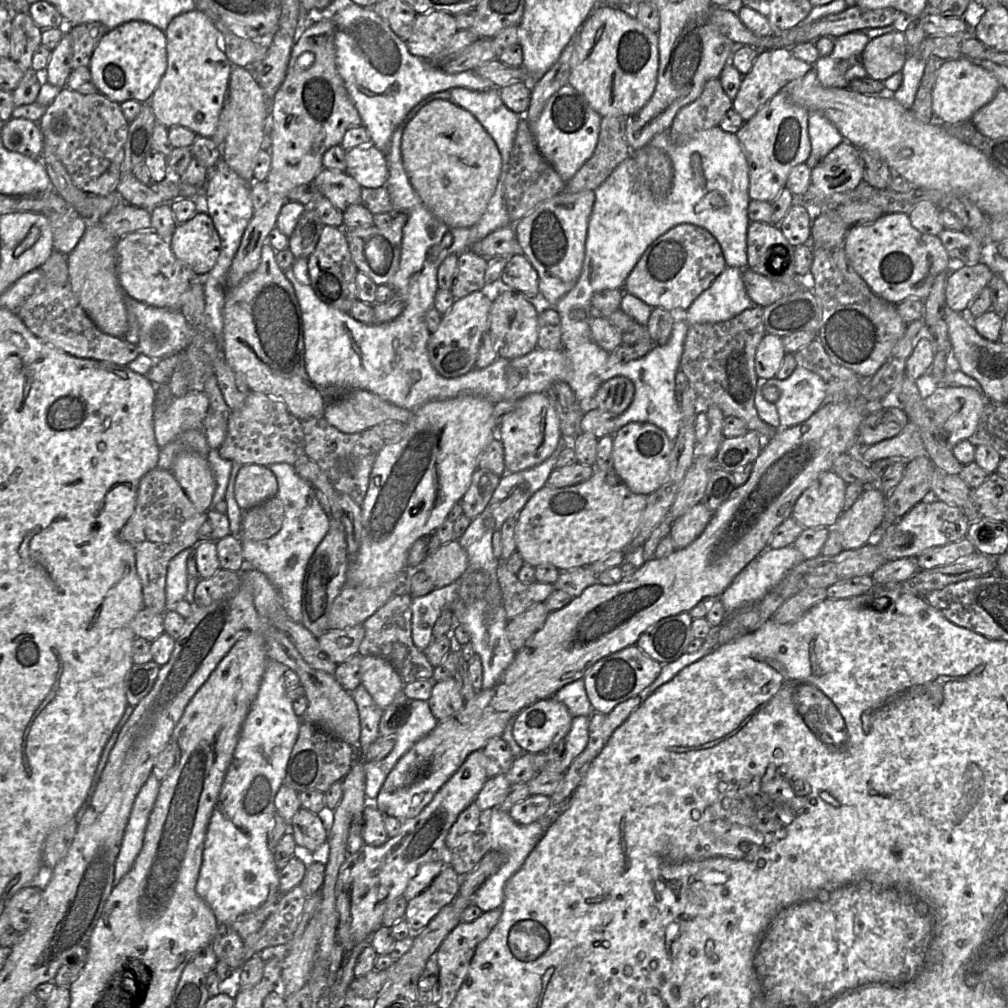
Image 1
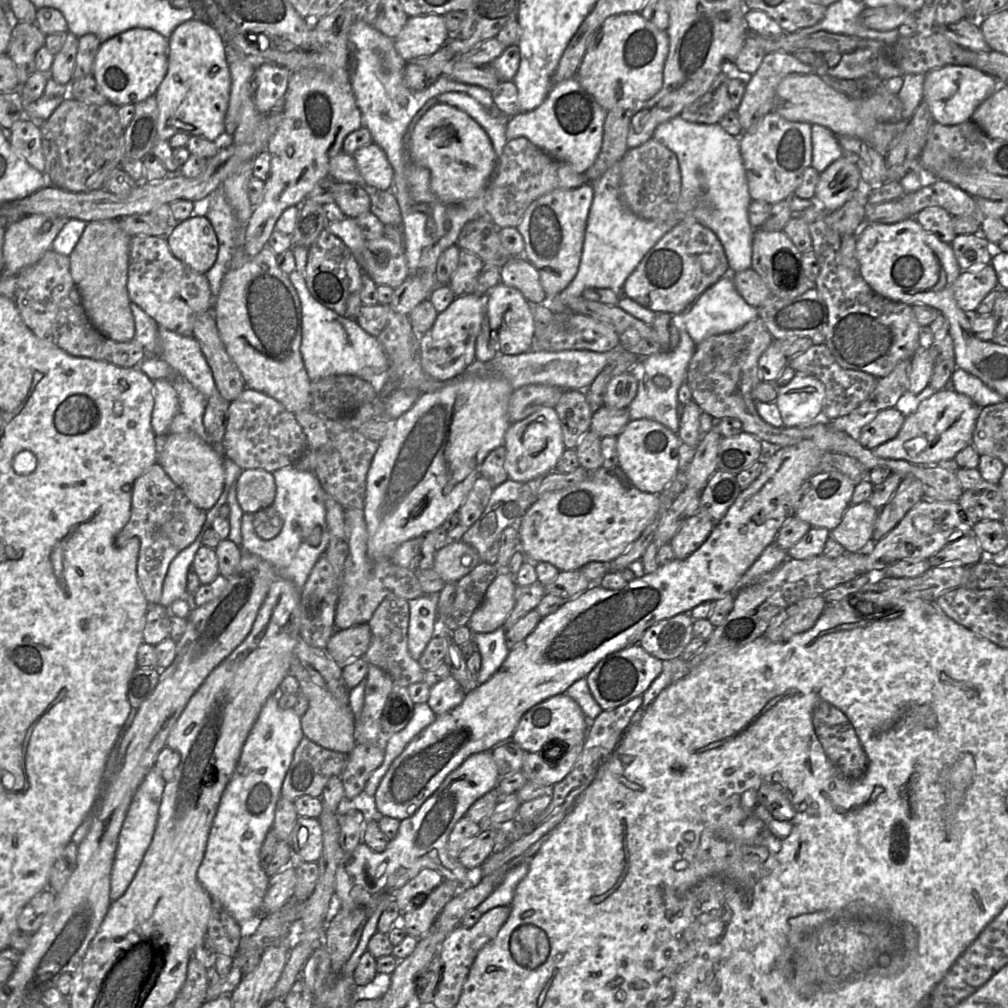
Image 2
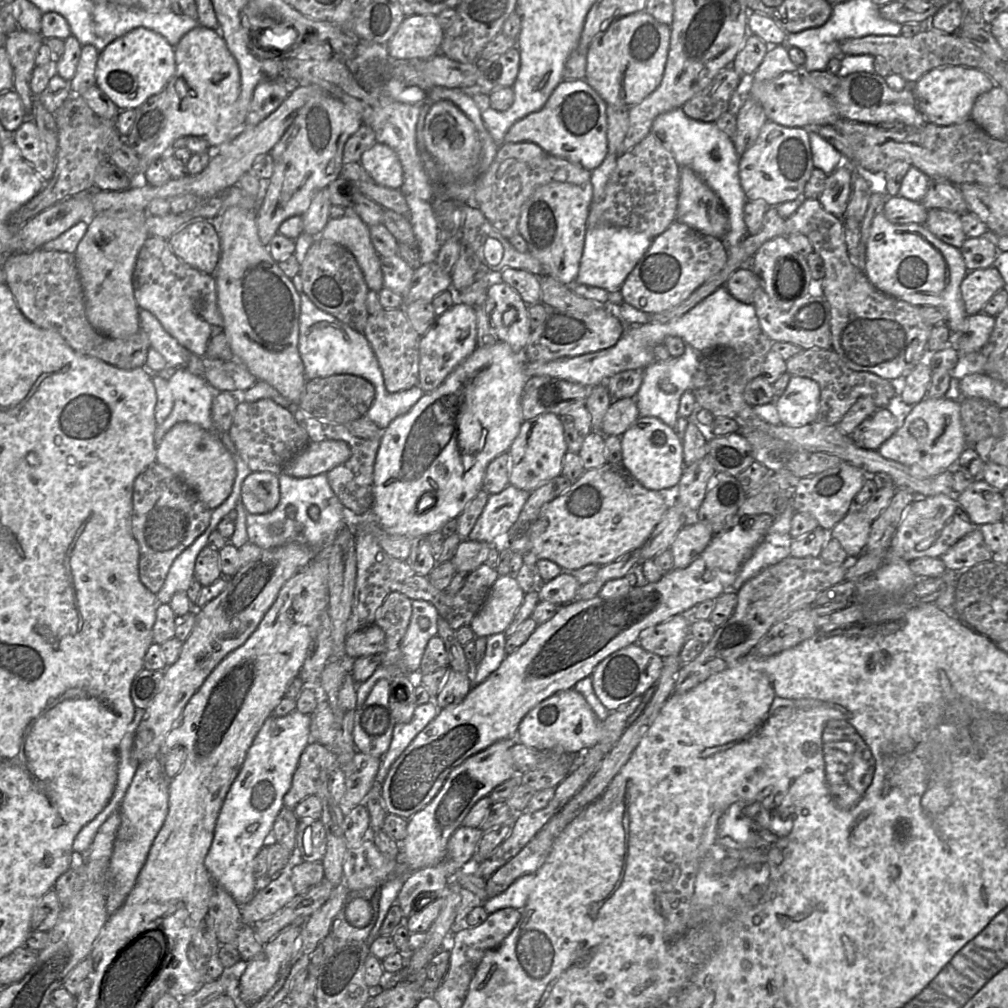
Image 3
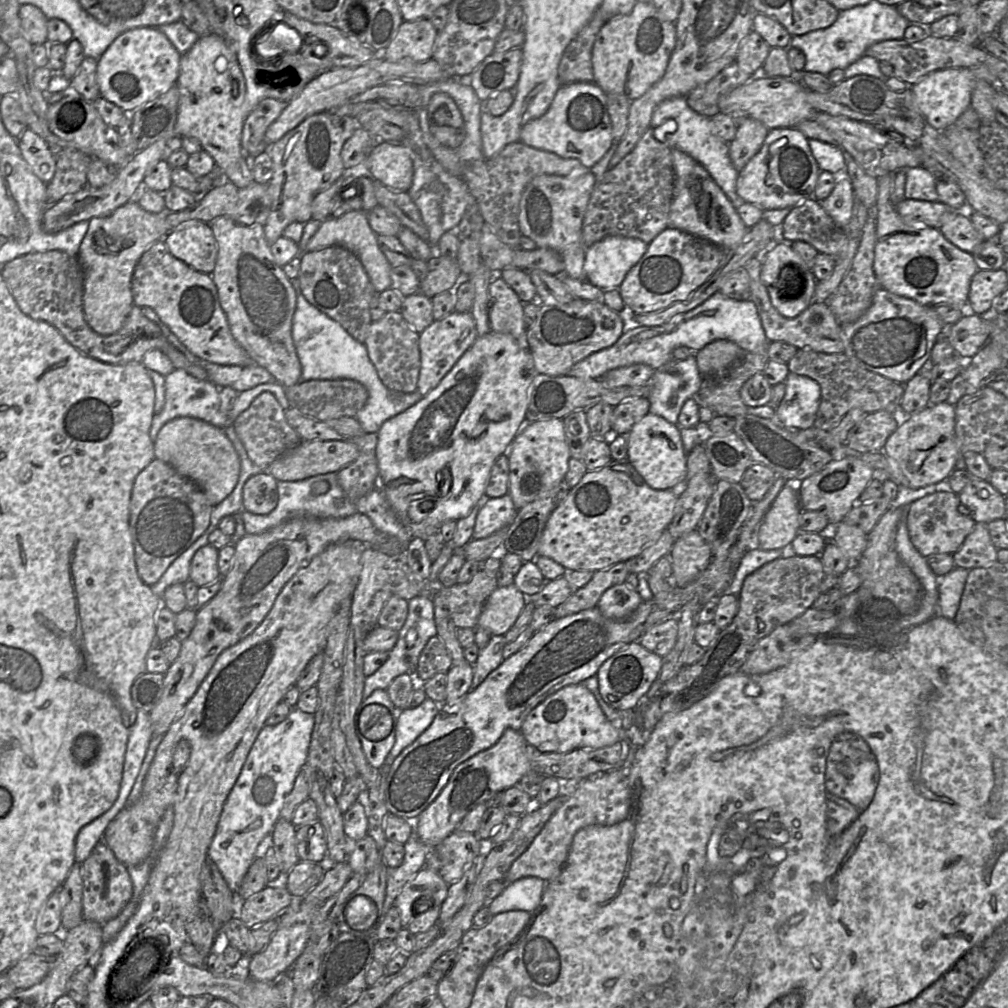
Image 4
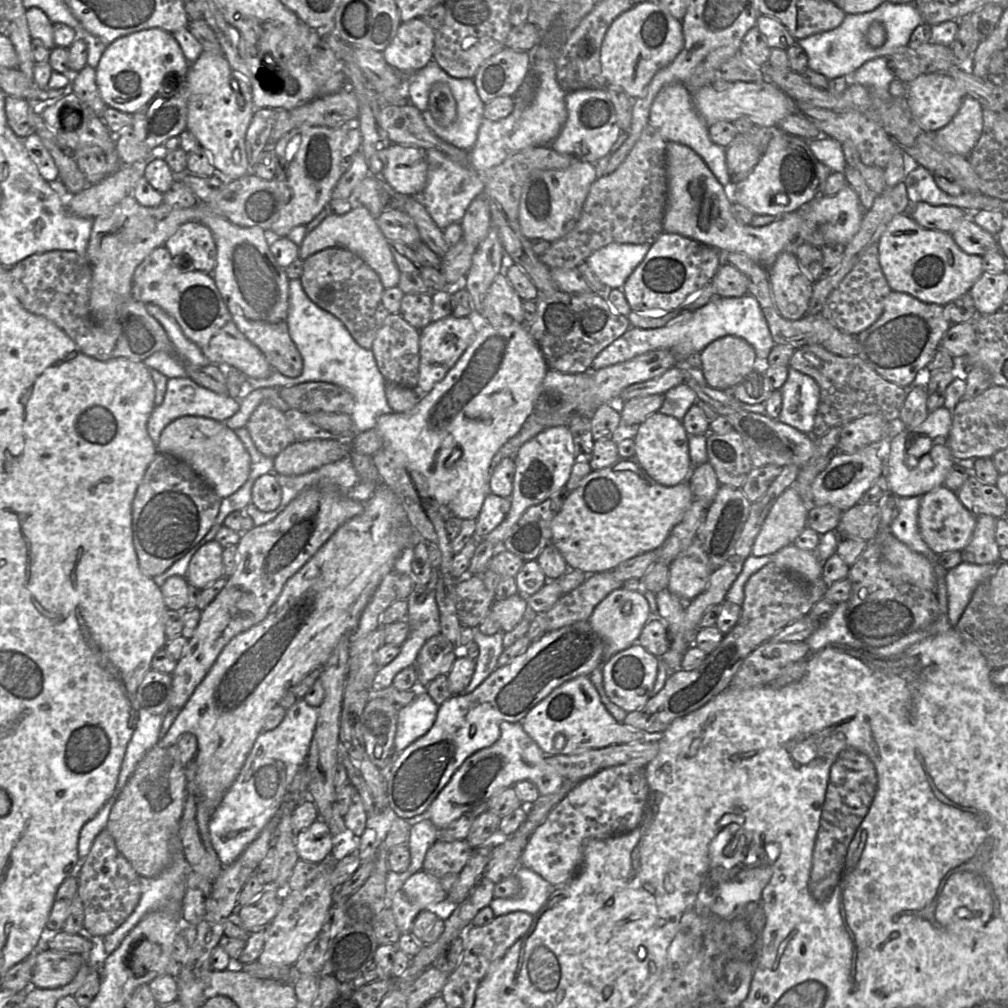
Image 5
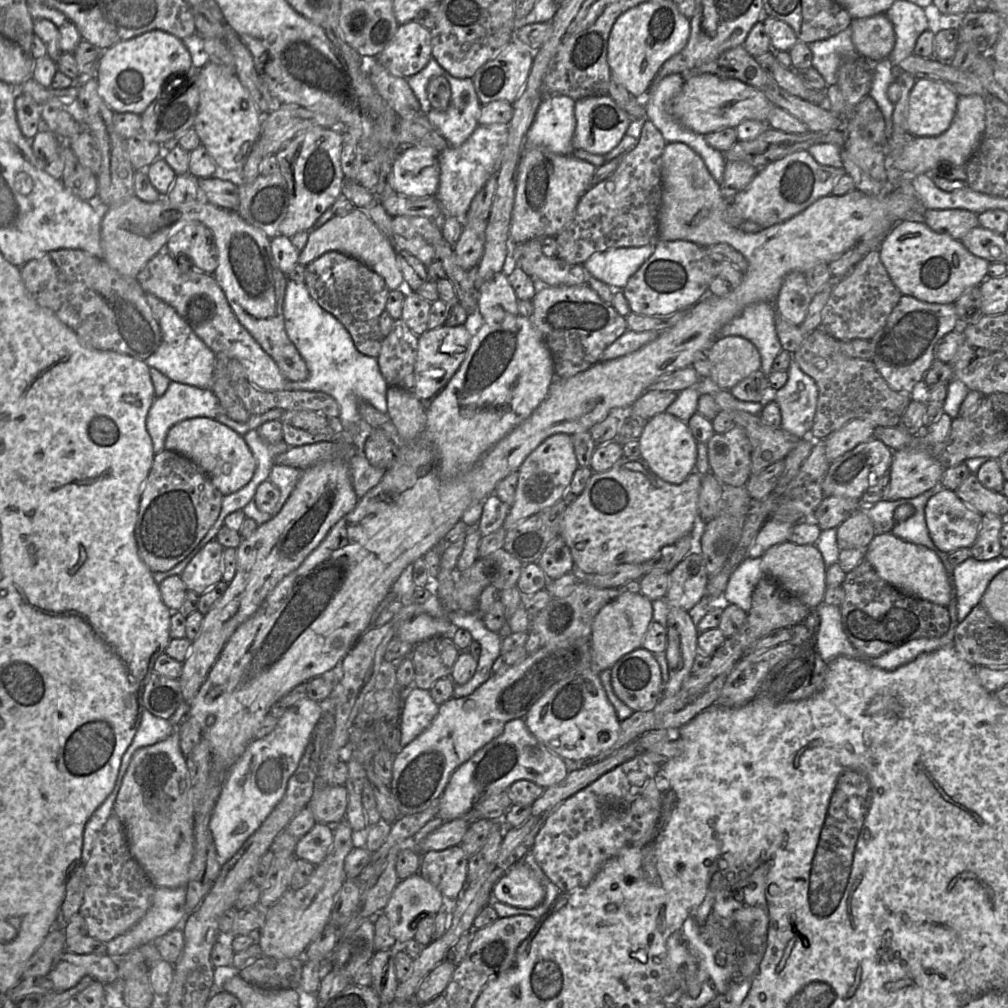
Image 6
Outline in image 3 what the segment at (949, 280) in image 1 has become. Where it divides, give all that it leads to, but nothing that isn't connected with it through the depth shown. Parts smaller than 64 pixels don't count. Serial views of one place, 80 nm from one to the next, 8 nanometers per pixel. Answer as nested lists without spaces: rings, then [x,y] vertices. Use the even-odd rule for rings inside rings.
[[[994,266],[968,271],[960,285],[967,316],[981,313],[987,301],[1004,286],[1002,275]]]

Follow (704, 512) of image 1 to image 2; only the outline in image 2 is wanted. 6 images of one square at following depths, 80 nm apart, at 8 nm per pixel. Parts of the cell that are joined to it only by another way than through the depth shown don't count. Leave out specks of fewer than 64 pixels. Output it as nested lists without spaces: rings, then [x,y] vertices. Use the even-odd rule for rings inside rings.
[[[699,511],[688,518],[670,541],[674,558],[683,560],[690,556],[705,542],[713,527],[713,521]]]

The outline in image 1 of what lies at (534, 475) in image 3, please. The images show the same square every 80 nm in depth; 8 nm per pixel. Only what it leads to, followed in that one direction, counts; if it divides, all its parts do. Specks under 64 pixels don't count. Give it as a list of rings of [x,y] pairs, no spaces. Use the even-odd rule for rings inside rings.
[[[544,392],[532,393],[517,401],[515,409],[498,428],[498,438],[504,449],[506,473],[520,472],[539,465],[556,450],[561,431],[555,407]]]

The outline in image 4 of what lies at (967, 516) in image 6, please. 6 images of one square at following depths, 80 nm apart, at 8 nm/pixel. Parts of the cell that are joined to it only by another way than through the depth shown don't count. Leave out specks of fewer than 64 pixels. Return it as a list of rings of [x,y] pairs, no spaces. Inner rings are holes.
[[[946,487],[910,501],[906,508],[906,523],[912,544],[924,557],[937,554],[953,555],[971,533],[976,522],[970,517],[958,497]]]

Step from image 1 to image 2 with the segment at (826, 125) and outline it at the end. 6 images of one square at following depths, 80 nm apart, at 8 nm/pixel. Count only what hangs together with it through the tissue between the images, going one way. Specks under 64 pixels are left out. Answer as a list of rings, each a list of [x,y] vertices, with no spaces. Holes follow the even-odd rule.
[[[811,125],[811,143],[812,161],[810,166],[819,173],[843,156],[837,136],[824,126]]]

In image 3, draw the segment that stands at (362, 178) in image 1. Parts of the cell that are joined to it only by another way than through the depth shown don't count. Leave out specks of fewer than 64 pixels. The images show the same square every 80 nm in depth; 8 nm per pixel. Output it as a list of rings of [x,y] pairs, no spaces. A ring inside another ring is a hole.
[[[376,141],[362,154],[359,163],[377,184],[400,190],[403,169],[397,154],[389,146]]]

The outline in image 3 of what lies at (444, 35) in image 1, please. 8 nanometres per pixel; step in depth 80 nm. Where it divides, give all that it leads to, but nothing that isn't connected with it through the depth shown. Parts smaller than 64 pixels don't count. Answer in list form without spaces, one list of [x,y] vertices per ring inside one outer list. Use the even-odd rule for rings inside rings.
[[[434,15],[405,17],[387,44],[391,61],[428,60],[439,50],[444,30]]]

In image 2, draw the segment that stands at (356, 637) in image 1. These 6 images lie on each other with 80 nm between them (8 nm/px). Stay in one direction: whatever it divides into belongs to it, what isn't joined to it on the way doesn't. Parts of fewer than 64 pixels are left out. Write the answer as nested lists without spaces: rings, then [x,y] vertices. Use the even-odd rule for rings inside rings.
[[[368,623],[336,630],[327,643],[327,651],[335,662],[345,663],[363,657],[371,643],[371,629]]]

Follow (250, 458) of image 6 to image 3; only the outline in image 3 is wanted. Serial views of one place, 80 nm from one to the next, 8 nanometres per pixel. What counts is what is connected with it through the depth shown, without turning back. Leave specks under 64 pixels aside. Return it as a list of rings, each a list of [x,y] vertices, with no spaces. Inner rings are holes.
[[[189,422],[175,424],[164,435],[156,446],[156,463],[168,468],[193,488],[211,510],[228,498],[236,476],[234,459],[218,436]]]

